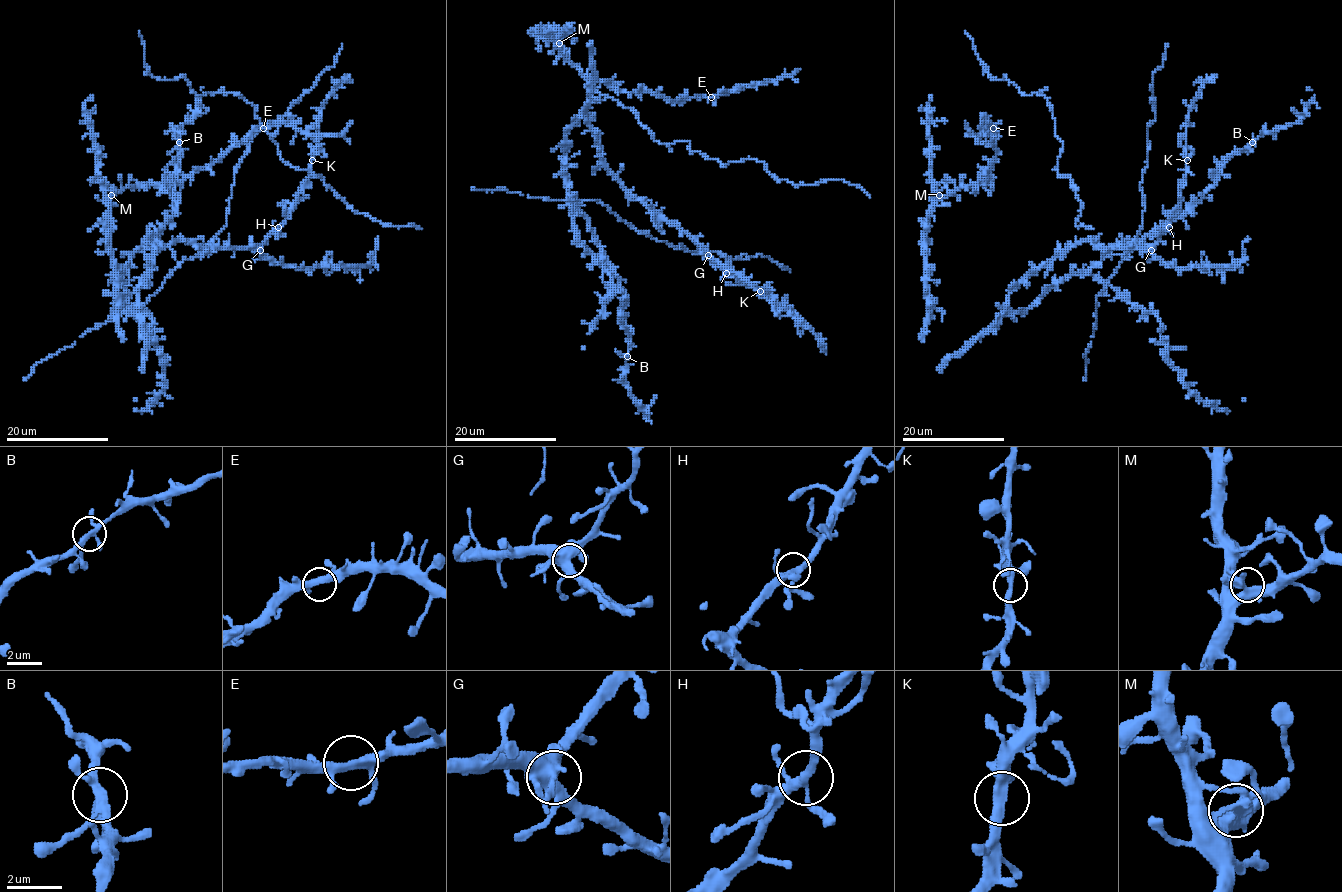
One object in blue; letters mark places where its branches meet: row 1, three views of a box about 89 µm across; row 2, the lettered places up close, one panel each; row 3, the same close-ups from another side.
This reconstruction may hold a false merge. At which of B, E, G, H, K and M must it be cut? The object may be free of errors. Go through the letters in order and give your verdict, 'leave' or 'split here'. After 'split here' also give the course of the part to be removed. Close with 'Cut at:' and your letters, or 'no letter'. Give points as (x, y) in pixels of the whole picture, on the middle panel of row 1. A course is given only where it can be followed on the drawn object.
B: leave
E: leave
G: leave
H: leave
K: leave
M: leave
Cut at: no letter

